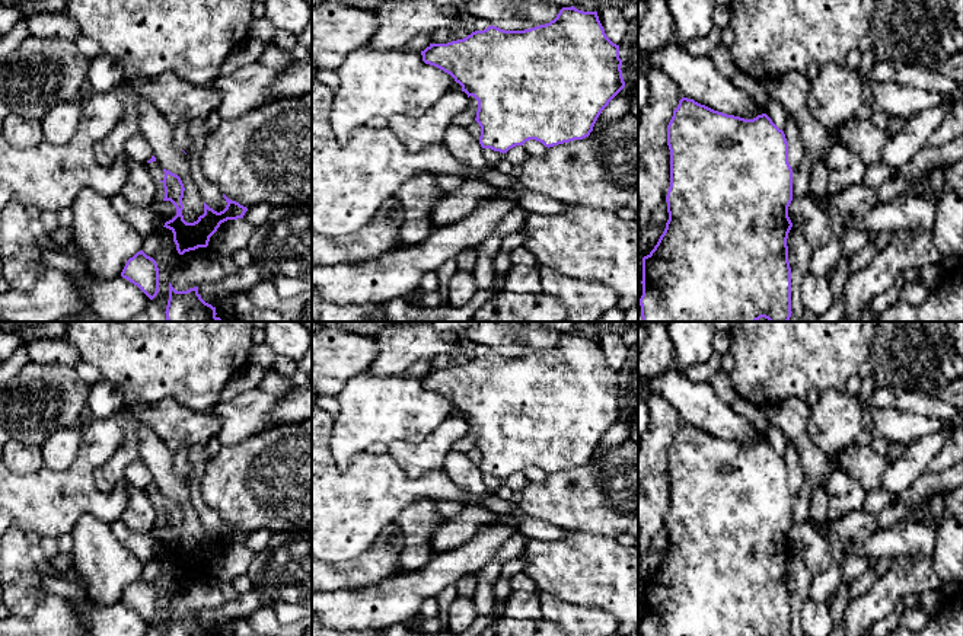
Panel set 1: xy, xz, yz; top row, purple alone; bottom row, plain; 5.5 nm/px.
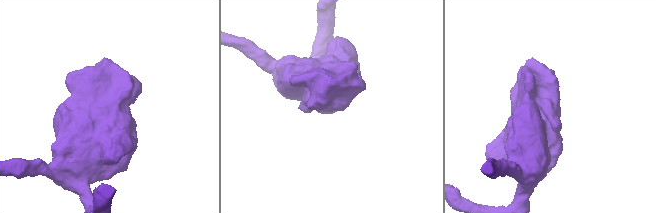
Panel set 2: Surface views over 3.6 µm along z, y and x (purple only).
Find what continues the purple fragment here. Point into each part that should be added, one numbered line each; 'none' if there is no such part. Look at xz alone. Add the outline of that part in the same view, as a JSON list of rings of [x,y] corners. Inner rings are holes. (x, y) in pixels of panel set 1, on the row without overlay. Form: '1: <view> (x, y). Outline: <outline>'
none

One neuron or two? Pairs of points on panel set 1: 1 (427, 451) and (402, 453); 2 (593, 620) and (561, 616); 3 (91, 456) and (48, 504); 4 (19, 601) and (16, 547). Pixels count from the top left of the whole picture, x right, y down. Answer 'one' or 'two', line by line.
1: one
2: one
3: one
4: one

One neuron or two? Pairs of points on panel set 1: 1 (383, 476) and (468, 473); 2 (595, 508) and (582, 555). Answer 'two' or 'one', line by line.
1: two
2: two

